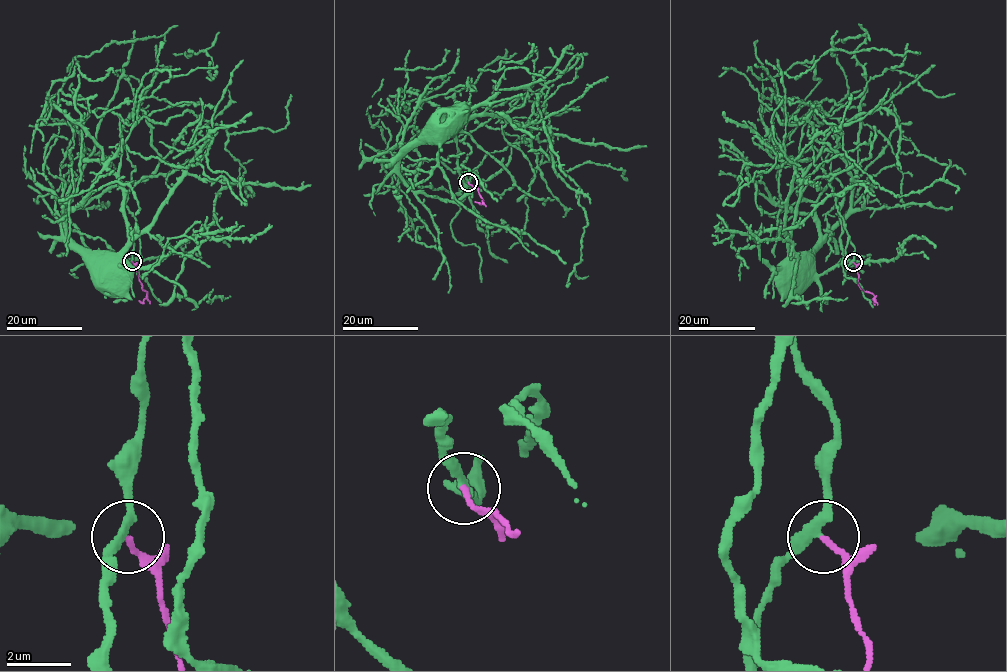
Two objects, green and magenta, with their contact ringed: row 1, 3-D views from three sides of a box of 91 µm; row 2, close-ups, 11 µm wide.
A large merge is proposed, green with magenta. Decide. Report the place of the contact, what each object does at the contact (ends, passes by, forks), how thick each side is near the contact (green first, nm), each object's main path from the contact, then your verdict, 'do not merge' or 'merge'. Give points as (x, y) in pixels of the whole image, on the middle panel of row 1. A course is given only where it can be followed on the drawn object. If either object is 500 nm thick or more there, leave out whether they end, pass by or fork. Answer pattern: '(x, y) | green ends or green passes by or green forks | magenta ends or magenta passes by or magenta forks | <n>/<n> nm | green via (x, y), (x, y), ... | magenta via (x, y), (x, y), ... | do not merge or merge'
(468, 182) | green passes by | magenta ends | 260/160 nm | green via (467, 182), (466, 136), (520, 106), (539, 71), (582, 57), (523, 123), (437, 118) | magenta via (468, 182), (477, 187), (483, 201), (480, 204), (475, 201) | do not merge

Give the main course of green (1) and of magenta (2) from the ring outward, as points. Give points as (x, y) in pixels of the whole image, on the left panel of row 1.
1: (131, 261), (126, 149), (199, 164), (246, 205), (239, 183), (207, 163), (209, 135), (101, 286)
2: (132, 261), (142, 288), (147, 293), (142, 303), (139, 301)

